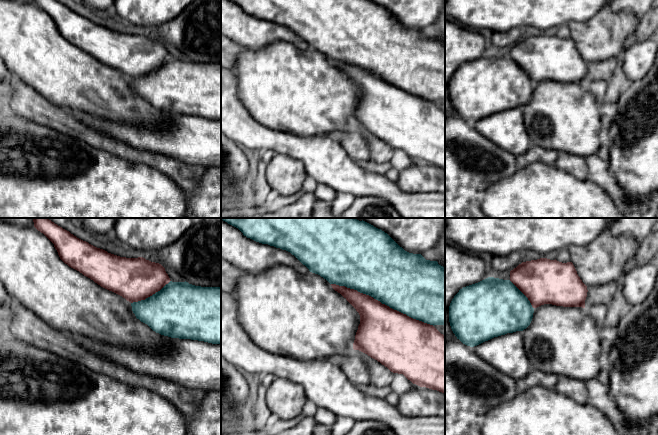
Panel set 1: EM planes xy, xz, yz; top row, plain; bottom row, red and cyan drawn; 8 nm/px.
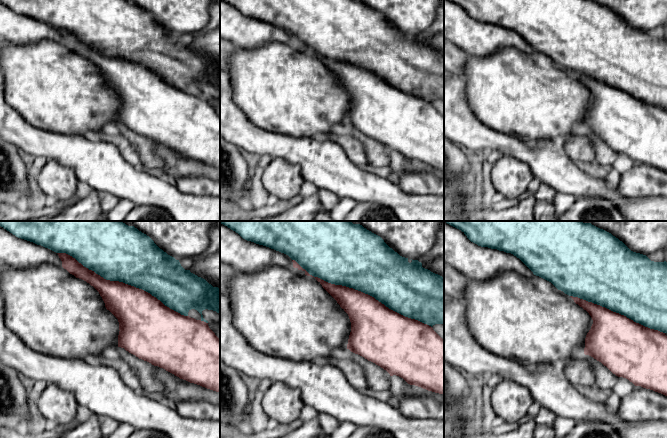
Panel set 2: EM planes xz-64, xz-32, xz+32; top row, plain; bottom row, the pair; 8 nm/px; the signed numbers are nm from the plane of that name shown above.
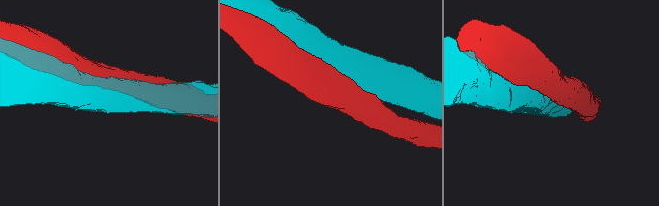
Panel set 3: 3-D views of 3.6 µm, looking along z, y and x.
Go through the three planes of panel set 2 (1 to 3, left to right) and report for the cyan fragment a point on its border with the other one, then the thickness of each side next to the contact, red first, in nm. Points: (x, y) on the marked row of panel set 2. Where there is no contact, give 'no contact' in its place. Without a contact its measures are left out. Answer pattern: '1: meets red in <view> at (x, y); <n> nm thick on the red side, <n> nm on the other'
1: meets red in xz-64 at (122, 282); 320 nm thick on the red side, 460 nm on the other
2: meets red in xz-32 at (362, 292); 340 nm thick on the red side, 460 nm on the other
3: meets red in xz+32 at (617, 313); 420 nm thick on the red side, 500 nm on the other

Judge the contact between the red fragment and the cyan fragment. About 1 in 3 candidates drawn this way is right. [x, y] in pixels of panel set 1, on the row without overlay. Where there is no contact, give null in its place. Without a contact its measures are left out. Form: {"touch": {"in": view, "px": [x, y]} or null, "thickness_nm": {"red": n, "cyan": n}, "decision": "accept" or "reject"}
{"touch": {"in": "xz", "px": [381, 79]}, "thickness_nm": {"red": 420, "cyan": 460}, "decision": "accept"}

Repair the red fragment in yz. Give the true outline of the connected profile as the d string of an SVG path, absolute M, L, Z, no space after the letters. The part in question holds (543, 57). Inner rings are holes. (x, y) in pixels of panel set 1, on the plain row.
M547 34L526 37L510 47L509 56L488 53L460 65L450 79L449 98L457 115L467 122L474 123L494 113L523 107L530 101L534 85L541 81L552 80L563 83L585 84L587 68L587 62L578 52L572 38L562 39L556 35L550 36Z

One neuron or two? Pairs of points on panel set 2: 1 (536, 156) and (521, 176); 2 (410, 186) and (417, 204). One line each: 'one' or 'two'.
1: two
2: two

